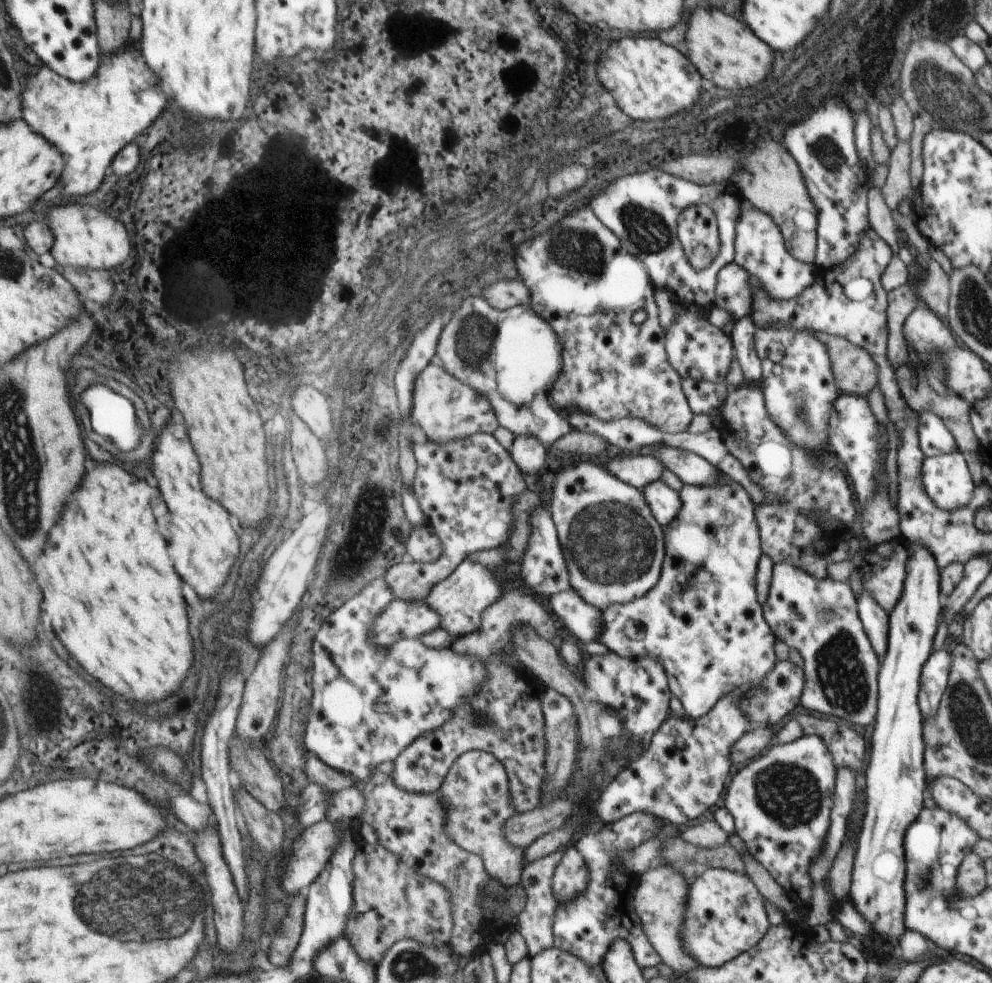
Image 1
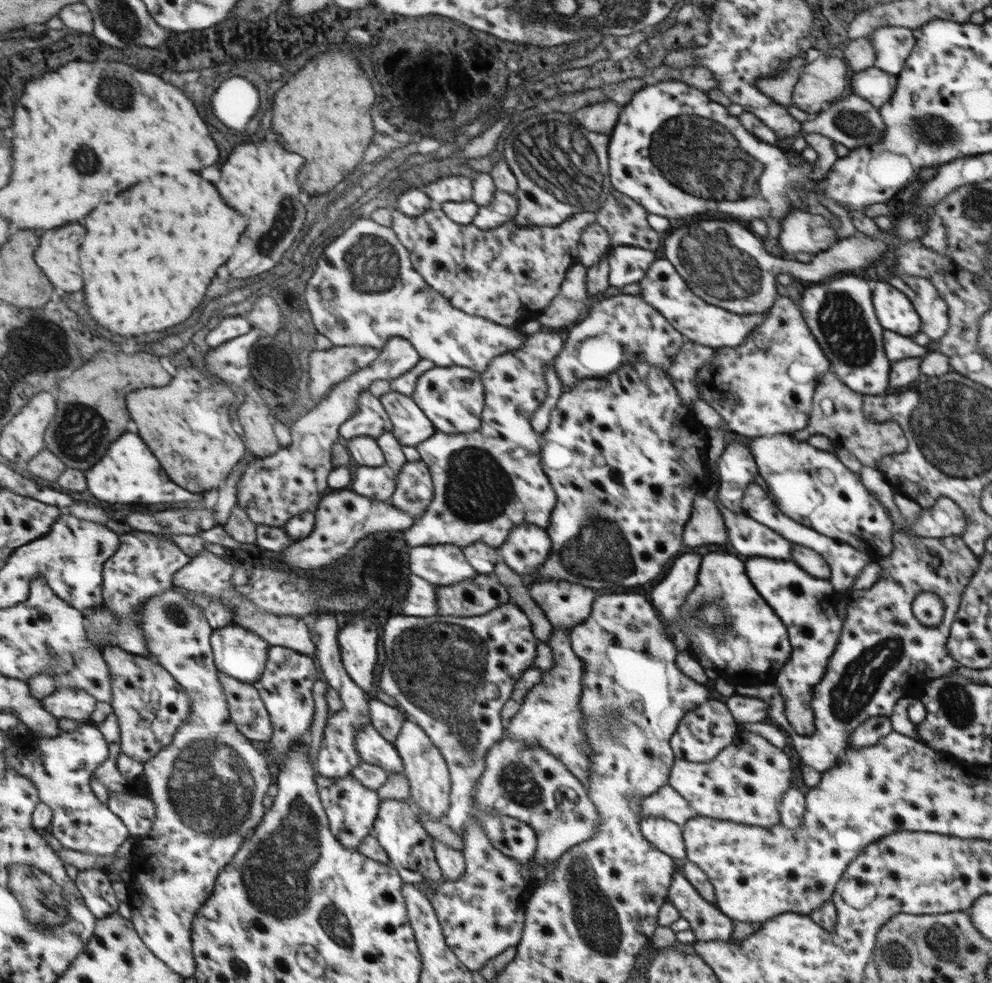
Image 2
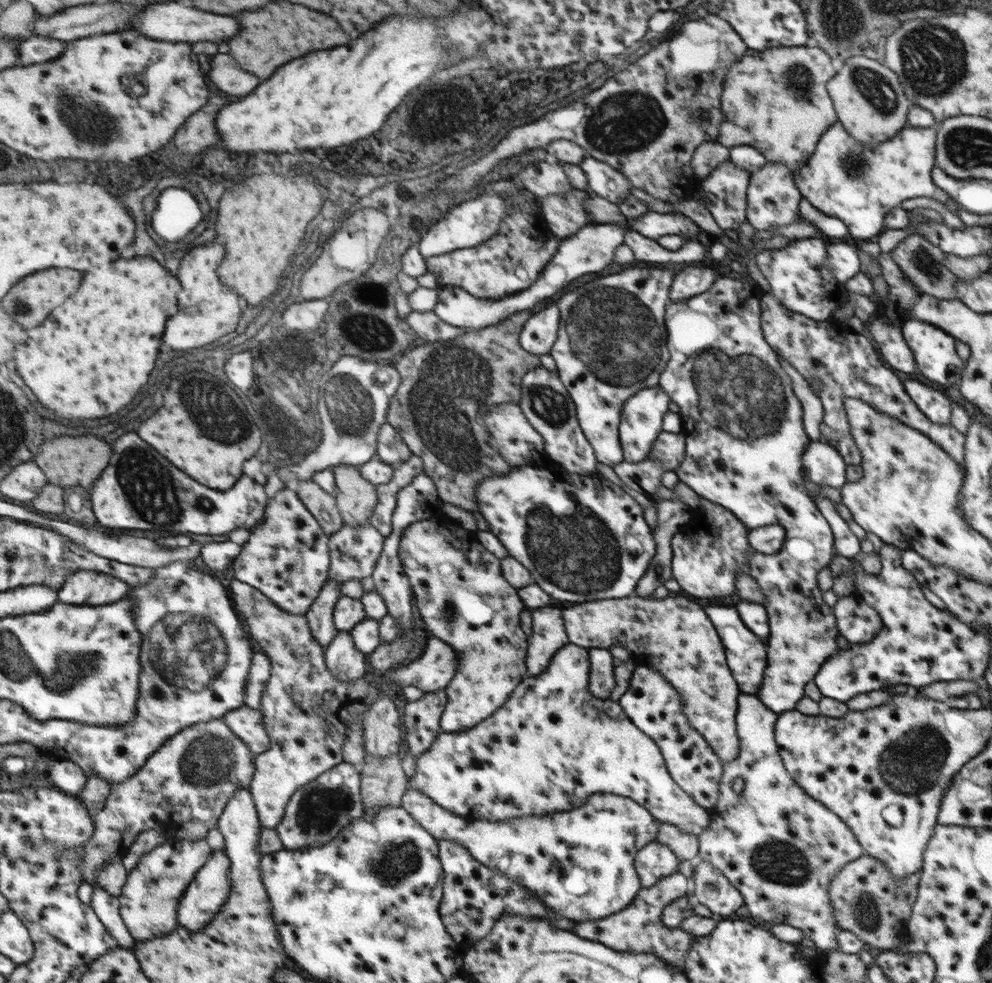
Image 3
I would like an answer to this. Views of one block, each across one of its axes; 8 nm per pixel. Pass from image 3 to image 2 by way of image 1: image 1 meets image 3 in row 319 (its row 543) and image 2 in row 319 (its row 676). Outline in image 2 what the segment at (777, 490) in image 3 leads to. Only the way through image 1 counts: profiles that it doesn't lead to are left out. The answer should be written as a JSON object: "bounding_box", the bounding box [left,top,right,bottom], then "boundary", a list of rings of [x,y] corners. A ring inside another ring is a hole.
{"bounding_box":[638,259,768,349],"boundary":[[[664,259],[655,260],[647,270],[646,276],[639,280],[638,284],[641,285],[641,293],[638,295],[645,299],[650,306],[661,311],[669,319],[669,322],[685,335],[686,339],[713,349],[743,344],[748,333],[768,316],[767,312],[762,314],[734,314],[719,306],[704,302],[702,298],[696,296],[689,289],[675,266]]]}

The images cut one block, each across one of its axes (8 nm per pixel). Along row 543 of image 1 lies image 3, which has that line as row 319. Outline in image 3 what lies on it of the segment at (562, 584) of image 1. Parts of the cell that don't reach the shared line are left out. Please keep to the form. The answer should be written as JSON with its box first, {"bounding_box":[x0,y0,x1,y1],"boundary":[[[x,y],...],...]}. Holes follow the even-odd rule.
{"bounding_box":[521,302,560,354],"boundary":[[[556,302],[534,314],[525,323],[521,334],[522,346],[530,354],[550,354],[560,328],[560,308]]]}

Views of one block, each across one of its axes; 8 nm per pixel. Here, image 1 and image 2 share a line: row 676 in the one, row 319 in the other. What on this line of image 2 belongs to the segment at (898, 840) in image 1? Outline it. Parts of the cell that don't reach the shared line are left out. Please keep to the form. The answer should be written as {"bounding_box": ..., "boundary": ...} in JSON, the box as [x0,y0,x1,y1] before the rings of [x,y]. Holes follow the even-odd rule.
{"bounding_box":[874,282,921,338],"boundary":[[[878,282],[874,287],[877,317],[882,326],[898,334],[913,338],[921,329],[921,318],[910,304],[910,298],[890,283]]]}

